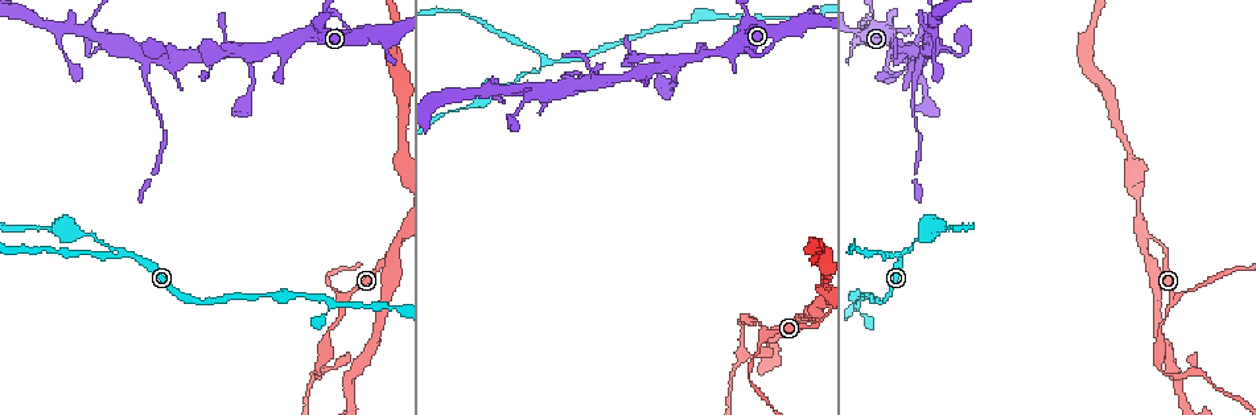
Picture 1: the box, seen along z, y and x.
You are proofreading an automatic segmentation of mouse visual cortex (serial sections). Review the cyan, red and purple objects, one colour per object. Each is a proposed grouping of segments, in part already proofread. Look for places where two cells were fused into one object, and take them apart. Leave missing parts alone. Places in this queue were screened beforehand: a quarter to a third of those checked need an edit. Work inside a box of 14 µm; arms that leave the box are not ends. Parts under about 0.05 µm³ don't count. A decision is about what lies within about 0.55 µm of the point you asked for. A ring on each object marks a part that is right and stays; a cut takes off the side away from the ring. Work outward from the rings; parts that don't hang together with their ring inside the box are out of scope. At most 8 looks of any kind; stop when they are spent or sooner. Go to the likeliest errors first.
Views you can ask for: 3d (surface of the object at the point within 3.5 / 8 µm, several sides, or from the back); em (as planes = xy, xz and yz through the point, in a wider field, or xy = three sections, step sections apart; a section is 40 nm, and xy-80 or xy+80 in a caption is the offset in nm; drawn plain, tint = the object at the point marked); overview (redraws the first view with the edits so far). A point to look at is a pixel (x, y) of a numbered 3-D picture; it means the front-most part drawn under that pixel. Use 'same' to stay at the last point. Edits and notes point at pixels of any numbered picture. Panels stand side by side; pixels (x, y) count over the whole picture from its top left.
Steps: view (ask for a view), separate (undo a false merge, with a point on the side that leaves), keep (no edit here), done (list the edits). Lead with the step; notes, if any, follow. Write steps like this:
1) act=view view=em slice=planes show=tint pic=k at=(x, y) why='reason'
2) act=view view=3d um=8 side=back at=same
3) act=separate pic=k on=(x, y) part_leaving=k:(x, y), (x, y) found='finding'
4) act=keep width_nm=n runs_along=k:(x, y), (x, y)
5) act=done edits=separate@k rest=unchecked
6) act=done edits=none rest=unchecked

act=view view=3d um=8 side=back pic=1 at=(126, 256) why='branch point'

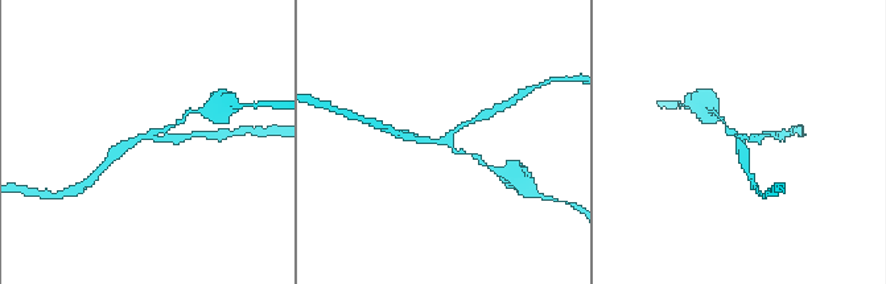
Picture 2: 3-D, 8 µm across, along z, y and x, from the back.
act=view view=3d um=3.5 pic=2 at=(735, 138) why='zoom in'

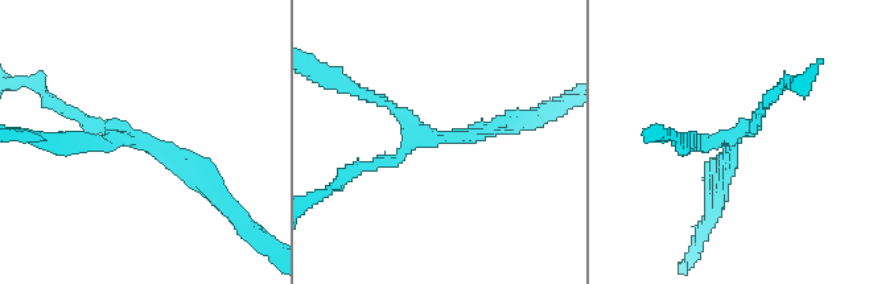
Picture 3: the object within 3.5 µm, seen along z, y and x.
act=keep runs_along=3:(204, 178), (159, 147), (57, 106) found='all the same cell'

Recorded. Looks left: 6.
act=view view=3d um=3.5 pic=1 at=(330, 305) why='branch point'

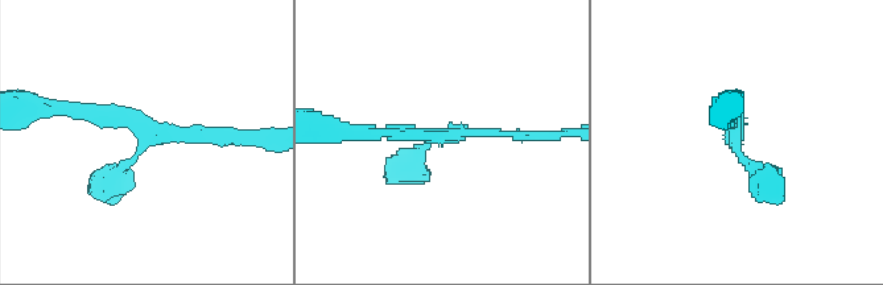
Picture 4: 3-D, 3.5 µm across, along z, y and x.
act=view view=em slice=xy step=1 show=tint pic=4 at=(734, 132) arms=3 arm_widths_nm=100,150,250 why='shape alone is not enough'

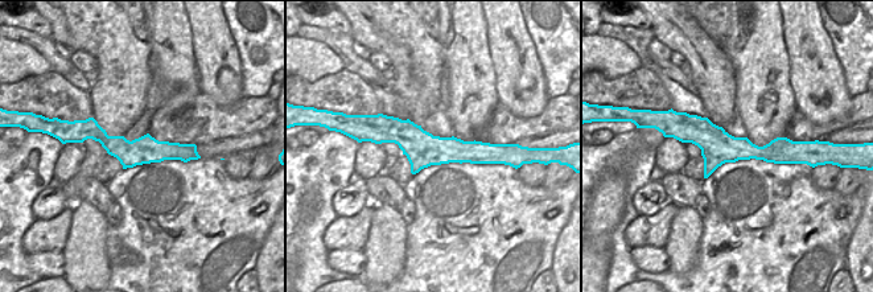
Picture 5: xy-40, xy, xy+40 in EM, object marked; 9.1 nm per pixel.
act=keep runs_along=4:(64, 107), (152, 135), (238, 139) found='one cell here'

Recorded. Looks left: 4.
act=view view=3d um=3.5 pic=1 at=(1194, 371) why='arms part here'

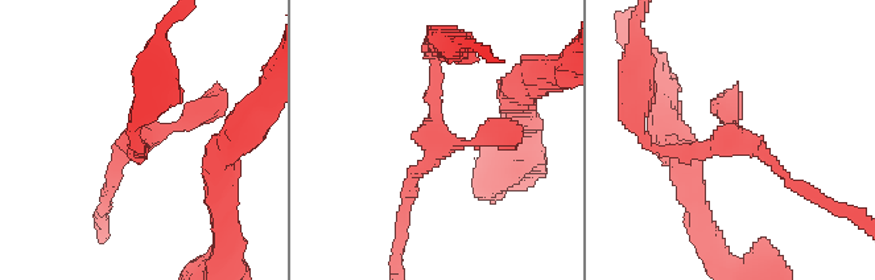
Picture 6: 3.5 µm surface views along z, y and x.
act=view view=em slice=xy step=1 show=tint pic=6 at=(727, 146)

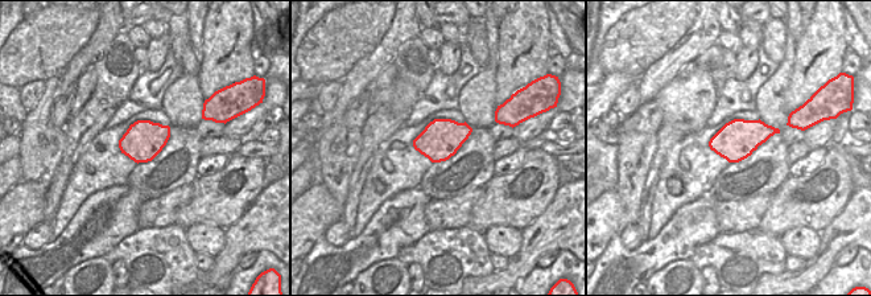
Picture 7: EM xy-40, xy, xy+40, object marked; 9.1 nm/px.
act=view view=em slice=xy step=5 show=tint at=same why='cut it another way'

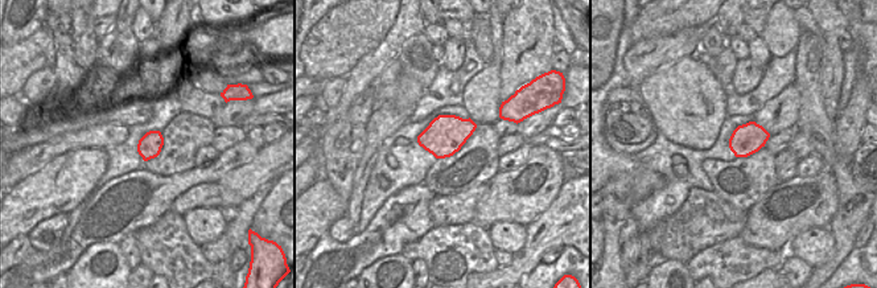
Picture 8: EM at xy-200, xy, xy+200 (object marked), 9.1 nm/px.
act=keep runs_along=6:(647, 140), (748, 144), (795, 184) found='continuous, no second cell'

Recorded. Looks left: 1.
act=done edits=none rest=unchecked

